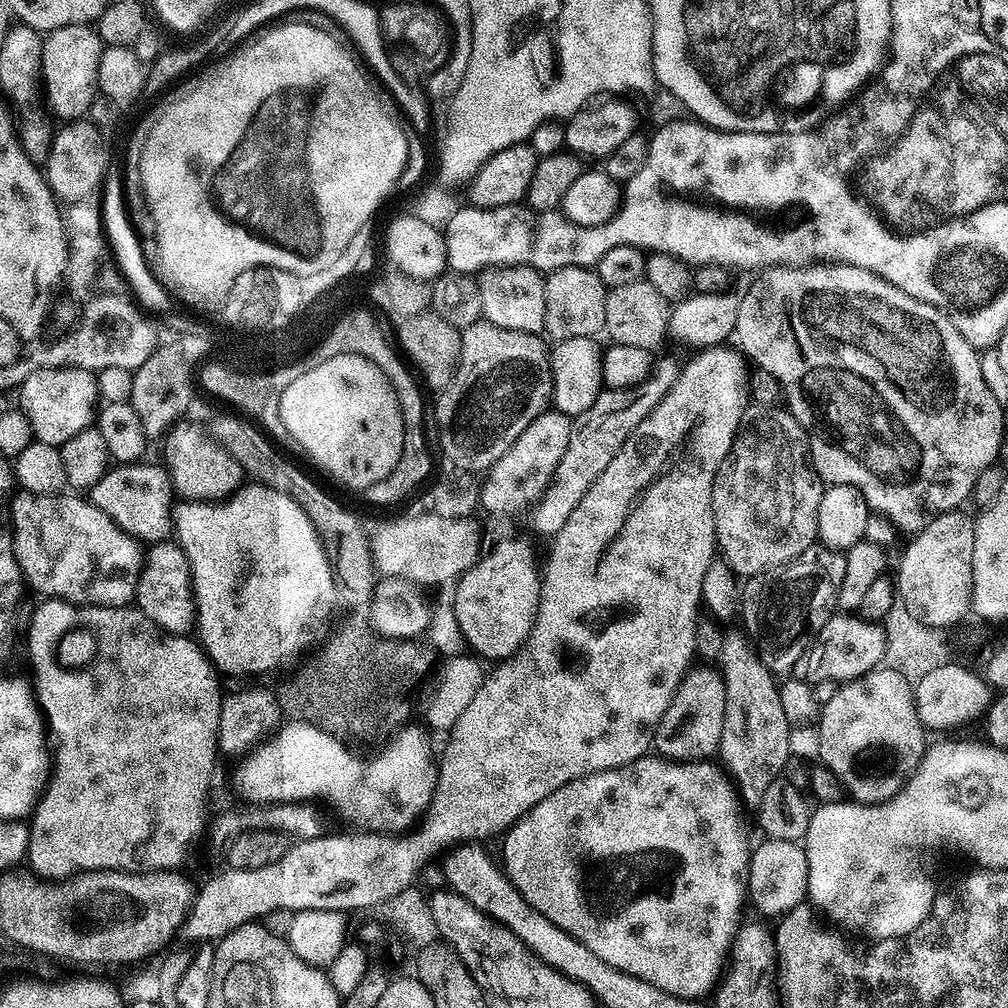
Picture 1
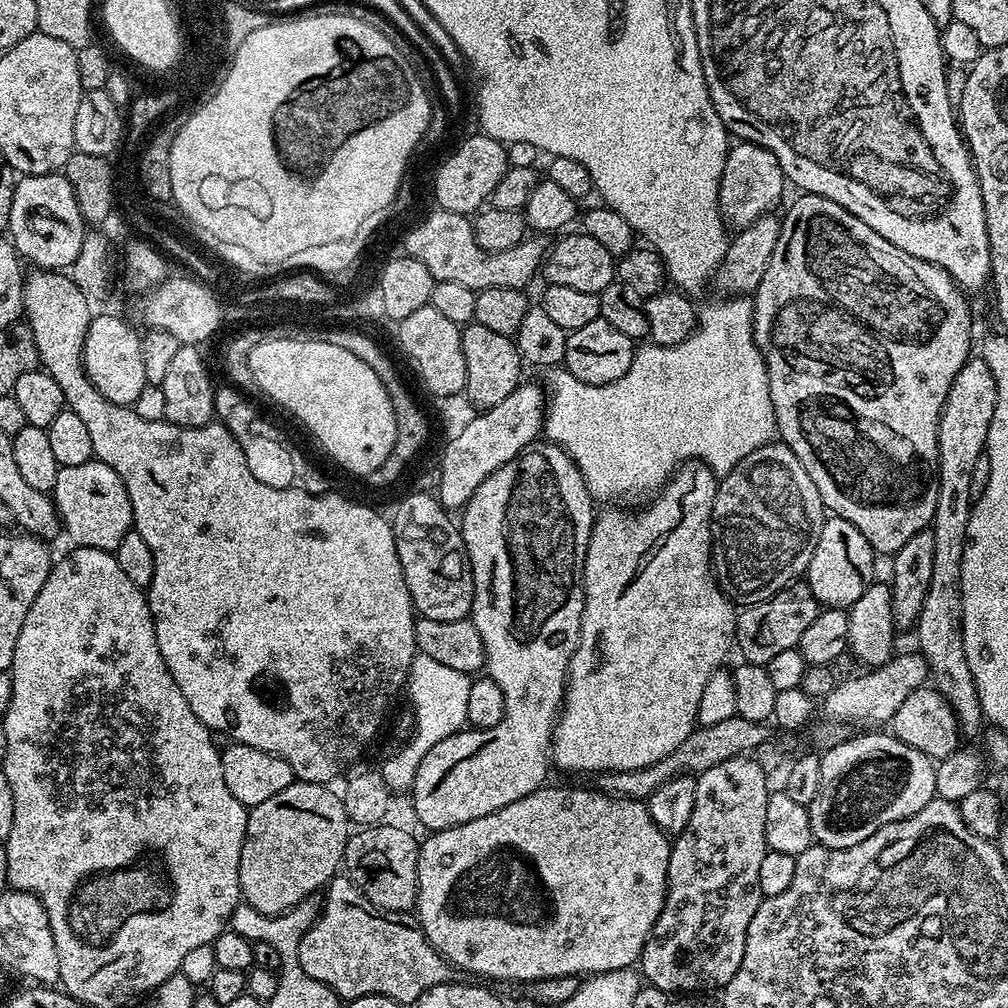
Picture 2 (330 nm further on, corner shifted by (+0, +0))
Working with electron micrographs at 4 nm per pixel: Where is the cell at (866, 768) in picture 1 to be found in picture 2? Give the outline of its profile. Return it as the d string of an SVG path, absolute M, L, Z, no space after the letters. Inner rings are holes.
M868 730L865 736L845 738L827 749L820 756L822 778L818 782L818 794L814 802L806 805L810 814L812 839L825 848L849 848L866 842L882 826L910 818L936 796L936 764L922 750L906 746L897 736L884 730Z

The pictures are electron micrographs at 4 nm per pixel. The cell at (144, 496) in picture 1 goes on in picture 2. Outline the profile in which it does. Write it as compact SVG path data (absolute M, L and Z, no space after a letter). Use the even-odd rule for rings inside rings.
M95 458L82 466L66 466L58 474L50 493L59 516L63 535L68 535L77 548L93 548L115 553L118 542L133 531L132 507L122 478L110 466Z

